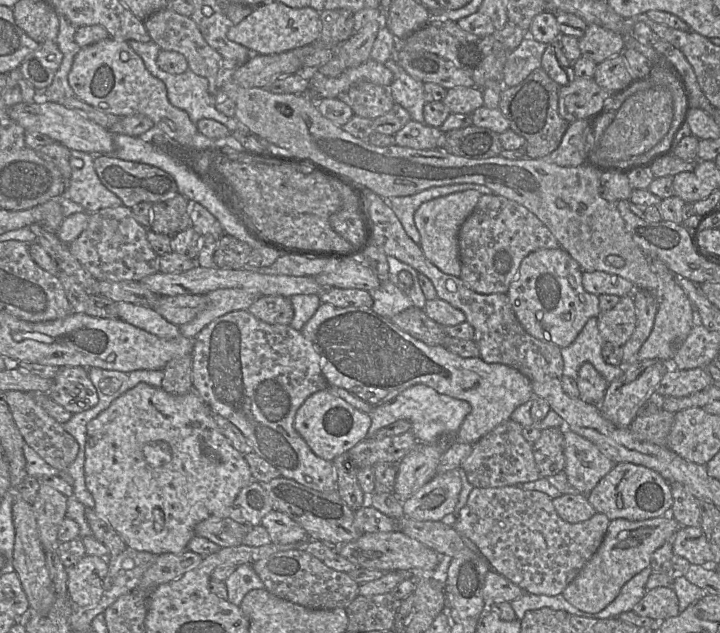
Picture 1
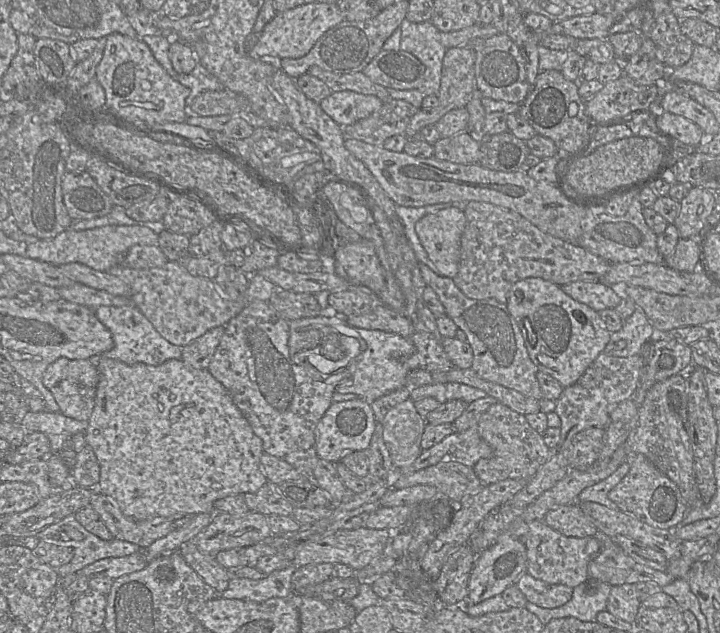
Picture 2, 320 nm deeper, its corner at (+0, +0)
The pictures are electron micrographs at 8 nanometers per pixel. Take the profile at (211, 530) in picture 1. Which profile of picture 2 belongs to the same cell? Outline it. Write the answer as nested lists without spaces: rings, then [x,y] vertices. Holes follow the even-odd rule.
[[[96,492],[89,506],[99,514],[115,539],[131,542],[141,548],[147,548],[157,539],[181,528],[194,516],[175,514],[168,517],[134,520],[122,513],[113,498],[100,492]]]

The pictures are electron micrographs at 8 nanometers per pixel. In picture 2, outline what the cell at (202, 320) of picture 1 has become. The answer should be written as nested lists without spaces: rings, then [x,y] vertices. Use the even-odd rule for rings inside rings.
[[[168,261],[161,267],[149,269],[133,269],[123,265],[111,268],[108,273],[119,277],[126,282],[131,290],[131,299],[136,307],[152,323],[157,332],[168,342],[184,347],[193,340],[204,335],[210,329],[225,326],[232,318],[237,316],[249,303],[261,300],[268,301],[278,288],[275,284],[265,279],[259,273],[249,276],[249,287],[243,296],[243,300],[231,300],[223,294],[216,283],[204,277],[192,276],[179,261]]]

